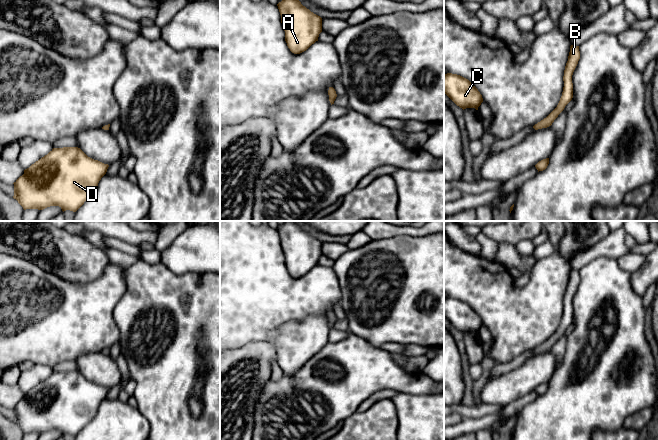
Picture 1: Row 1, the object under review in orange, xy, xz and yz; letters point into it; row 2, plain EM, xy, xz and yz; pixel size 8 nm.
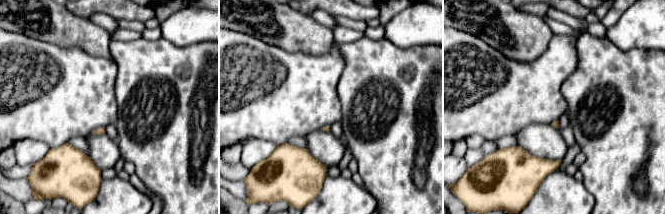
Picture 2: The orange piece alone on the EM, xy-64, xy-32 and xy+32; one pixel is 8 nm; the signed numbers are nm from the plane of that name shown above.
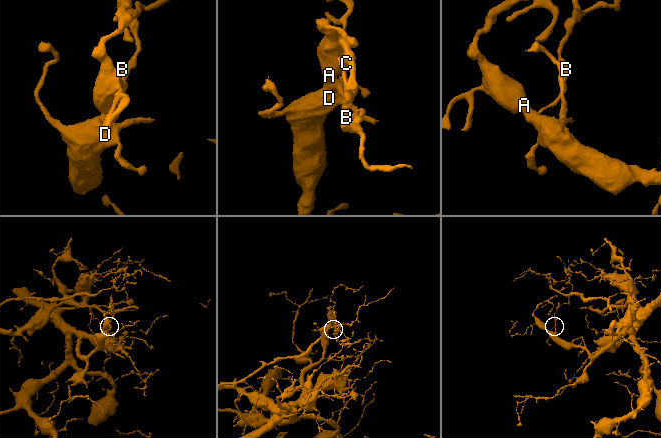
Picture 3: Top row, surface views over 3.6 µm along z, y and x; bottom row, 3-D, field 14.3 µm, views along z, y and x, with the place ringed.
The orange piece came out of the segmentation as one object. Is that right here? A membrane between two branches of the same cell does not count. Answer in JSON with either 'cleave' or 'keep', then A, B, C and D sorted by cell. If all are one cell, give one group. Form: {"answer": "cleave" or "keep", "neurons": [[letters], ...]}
{"answer": "cleave", "neurons": [["A", "C", "D"], ["B"]]}

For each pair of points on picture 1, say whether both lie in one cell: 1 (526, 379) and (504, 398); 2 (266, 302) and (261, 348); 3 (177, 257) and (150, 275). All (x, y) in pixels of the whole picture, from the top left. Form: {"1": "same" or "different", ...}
{"1": "same", "2": "different", "3": "different"}

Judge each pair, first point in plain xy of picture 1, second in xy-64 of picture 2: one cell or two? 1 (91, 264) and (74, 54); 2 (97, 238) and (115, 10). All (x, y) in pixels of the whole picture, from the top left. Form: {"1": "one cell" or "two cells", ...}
{"1": "two cells", "2": "two cells"}

